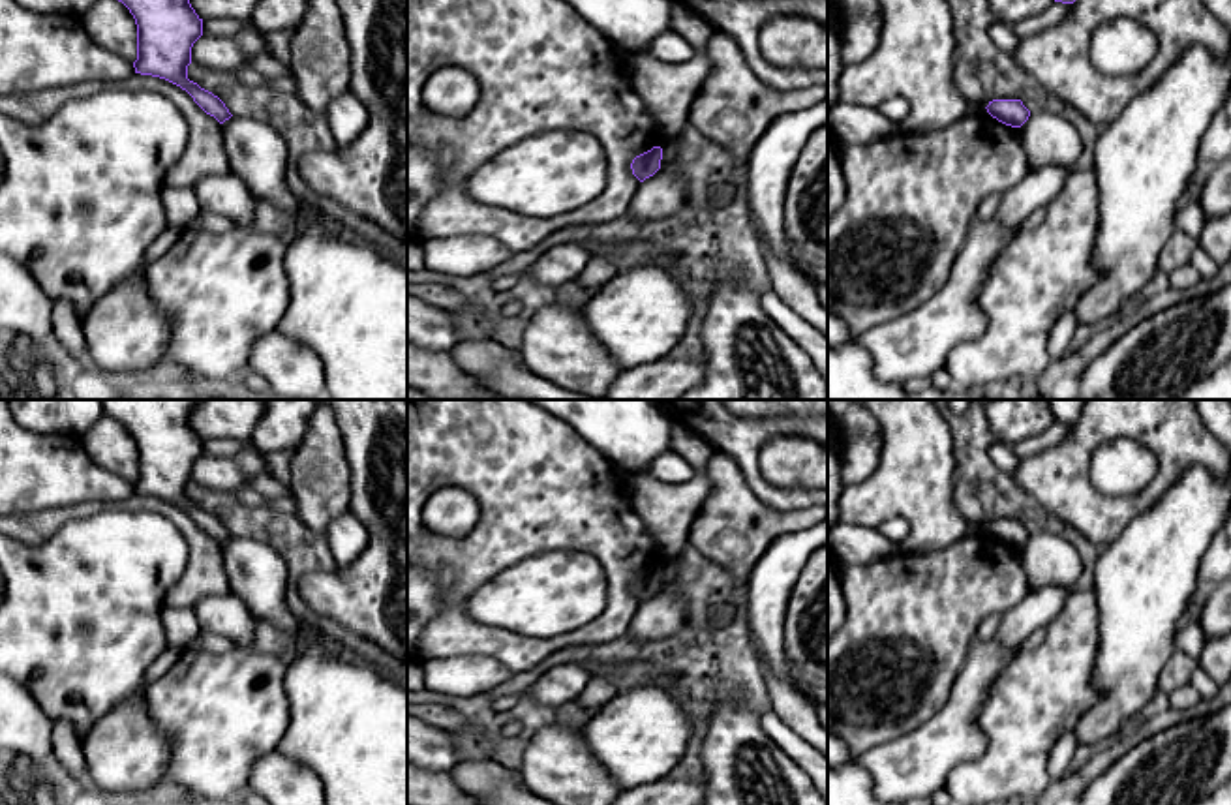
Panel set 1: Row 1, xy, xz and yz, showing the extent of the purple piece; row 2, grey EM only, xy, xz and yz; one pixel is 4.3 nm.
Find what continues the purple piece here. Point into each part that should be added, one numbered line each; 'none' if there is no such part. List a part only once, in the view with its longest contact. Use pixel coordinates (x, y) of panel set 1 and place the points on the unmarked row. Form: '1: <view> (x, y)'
none

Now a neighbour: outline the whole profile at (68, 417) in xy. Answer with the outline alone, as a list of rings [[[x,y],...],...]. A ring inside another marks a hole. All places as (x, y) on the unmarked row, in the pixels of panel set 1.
[[[9,400],[9,411],[30,432],[81,437],[105,407],[101,400]]]

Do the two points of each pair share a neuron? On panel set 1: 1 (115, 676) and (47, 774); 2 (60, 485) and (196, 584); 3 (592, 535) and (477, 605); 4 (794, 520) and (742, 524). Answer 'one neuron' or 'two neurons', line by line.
1: two neurons
2: two neurons
3: two neurons
4: one neuron

